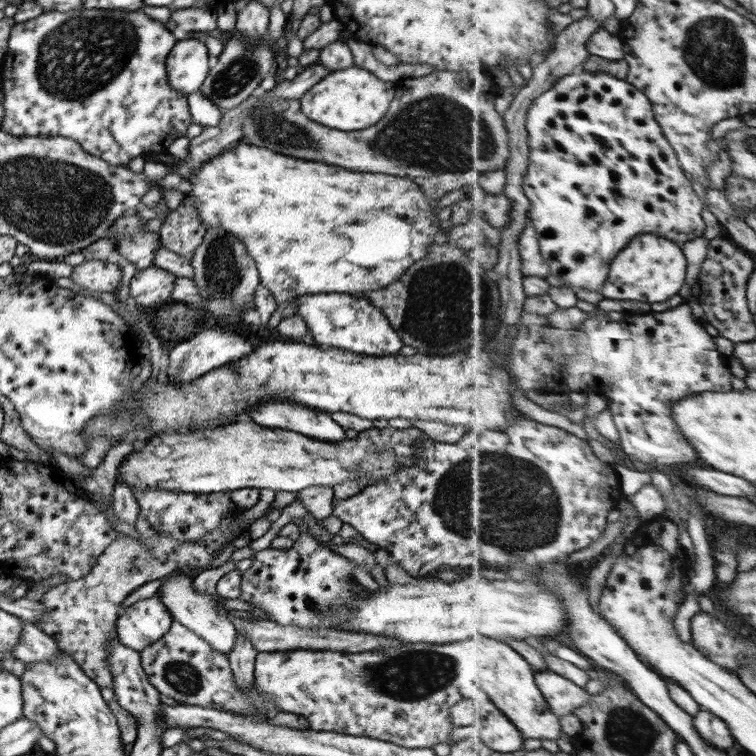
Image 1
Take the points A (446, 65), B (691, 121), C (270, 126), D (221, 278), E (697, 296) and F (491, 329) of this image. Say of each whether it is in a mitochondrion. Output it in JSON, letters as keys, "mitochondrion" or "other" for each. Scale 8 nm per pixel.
{"A":"other","B":"other","C":"mitochondrion","D":"mitochondrion","E":"other","F":"mitochondrion"}

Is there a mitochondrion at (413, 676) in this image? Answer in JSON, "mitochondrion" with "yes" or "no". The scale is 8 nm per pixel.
{"mitochondrion":"yes"}

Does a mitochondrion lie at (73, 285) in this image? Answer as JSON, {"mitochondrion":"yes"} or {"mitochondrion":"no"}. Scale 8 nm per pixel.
{"mitochondrion":"no"}

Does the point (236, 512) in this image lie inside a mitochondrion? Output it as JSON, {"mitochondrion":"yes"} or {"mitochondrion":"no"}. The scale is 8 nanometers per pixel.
{"mitochondrion":"no"}

